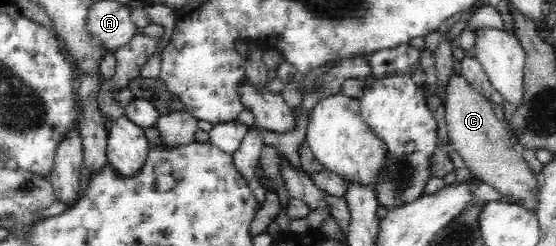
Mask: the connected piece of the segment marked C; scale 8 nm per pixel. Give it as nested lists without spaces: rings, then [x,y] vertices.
[[[455,73],[445,87],[445,115],[449,145],[463,159],[464,166],[480,182],[487,183],[510,203],[518,204],[537,213],[539,206],[539,183],[537,171],[531,169],[521,156],[519,148],[506,130],[503,122],[496,118],[493,103],[470,87],[466,78]]]

